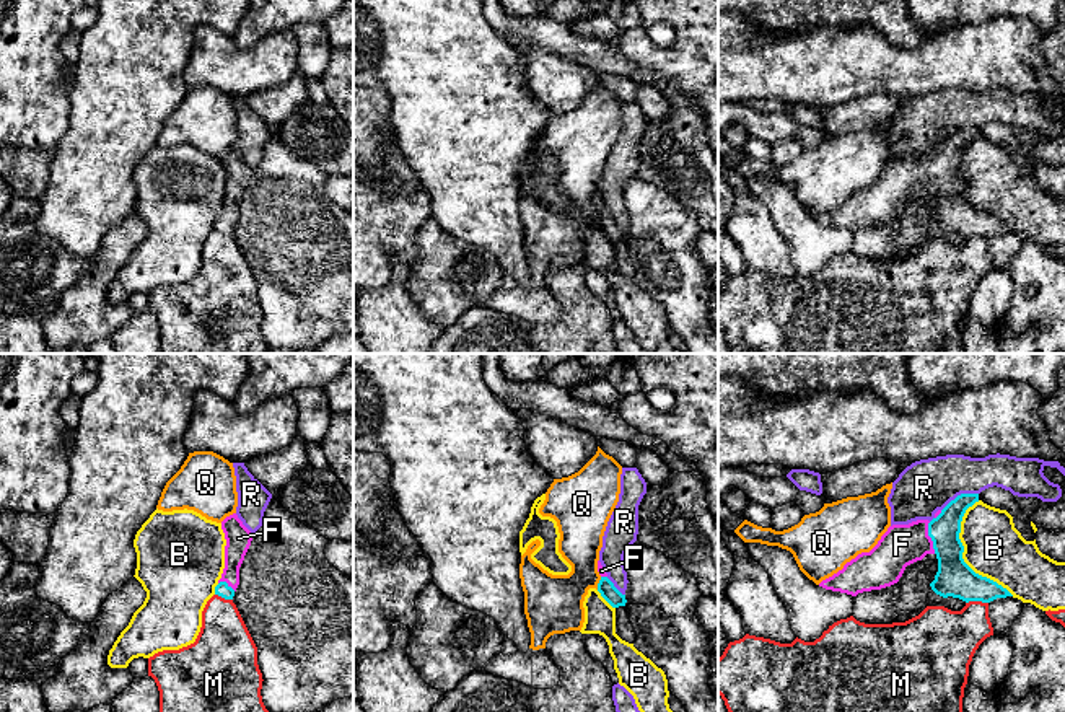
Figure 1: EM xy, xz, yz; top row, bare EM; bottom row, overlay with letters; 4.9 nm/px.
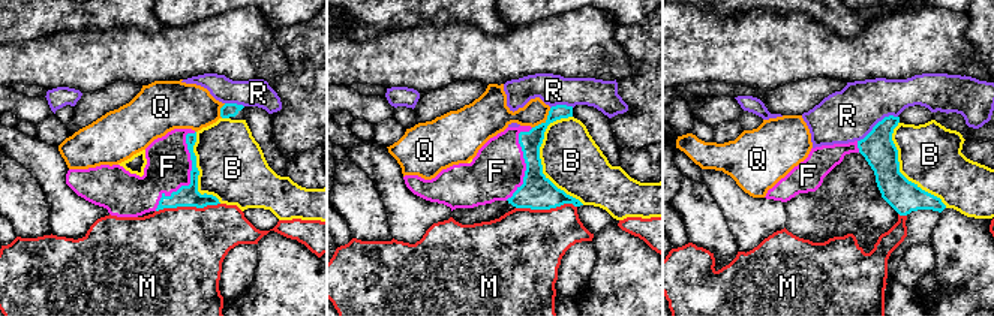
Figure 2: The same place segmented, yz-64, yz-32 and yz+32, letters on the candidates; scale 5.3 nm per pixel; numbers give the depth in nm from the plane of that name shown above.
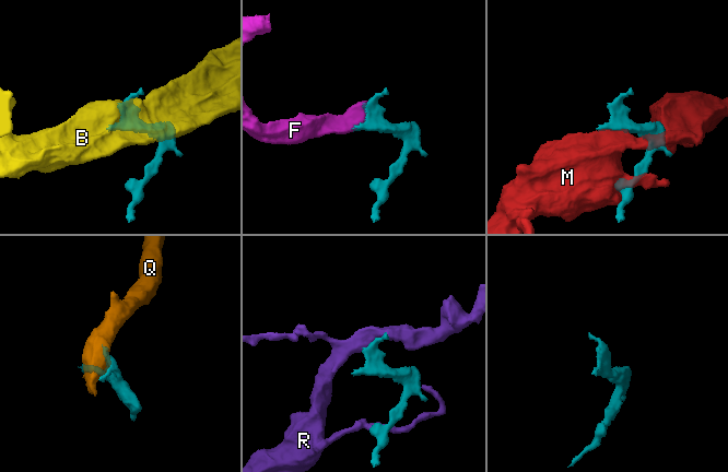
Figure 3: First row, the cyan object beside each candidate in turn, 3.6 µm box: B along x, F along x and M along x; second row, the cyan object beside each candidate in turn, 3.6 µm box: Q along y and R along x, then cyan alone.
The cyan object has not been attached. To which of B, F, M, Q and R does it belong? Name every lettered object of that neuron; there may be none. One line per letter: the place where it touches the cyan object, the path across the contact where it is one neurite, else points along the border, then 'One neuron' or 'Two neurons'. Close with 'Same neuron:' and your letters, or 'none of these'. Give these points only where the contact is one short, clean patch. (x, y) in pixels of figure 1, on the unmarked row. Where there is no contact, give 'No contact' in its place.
B: Touches cyan at yz (961, 191). Two neurons
F: Touches cyan at yz (930, 171). One neuron
M: Touches cyan at yz (976, 235). Two neurons
Q: Touches cyan at xz (598, 219). Boundary: xz (601, 212), (596, 224). Two neurons
R: Touches cyan at yz (961, 129). Two neurons
Same neuron: F

